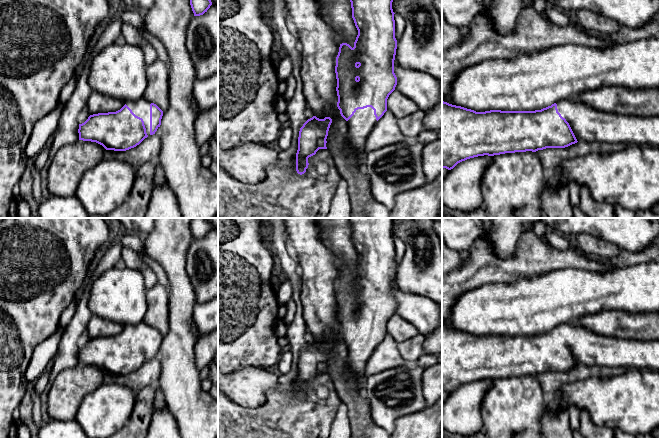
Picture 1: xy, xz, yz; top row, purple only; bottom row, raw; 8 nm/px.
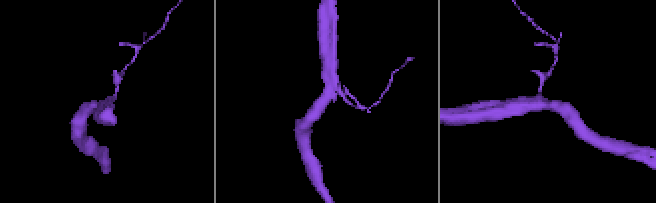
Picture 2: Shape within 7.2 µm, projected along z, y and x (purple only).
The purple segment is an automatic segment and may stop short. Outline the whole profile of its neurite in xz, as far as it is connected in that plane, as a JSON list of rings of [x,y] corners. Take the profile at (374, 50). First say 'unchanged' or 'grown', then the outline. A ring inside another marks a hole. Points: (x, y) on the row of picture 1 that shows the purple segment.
grown | [[[350,0],[358,35],[352,48],[340,44],[336,57],[337,107],[347,121],[347,140],[356,155],[364,160],[366,139],[376,122],[387,111],[387,99],[395,90],[394,60],[397,49],[393,0]]]

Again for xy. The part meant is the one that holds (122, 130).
grown | [[[140,98],[130,101],[116,112],[98,113],[79,124],[79,140],[96,142],[106,150],[126,151],[155,134],[163,111]]]

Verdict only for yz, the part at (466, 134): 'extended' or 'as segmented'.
extended

